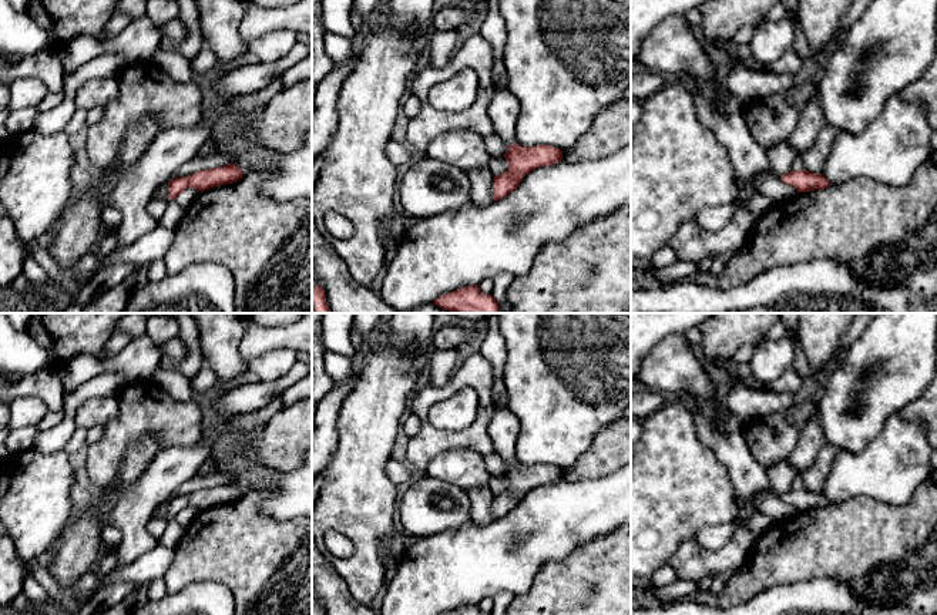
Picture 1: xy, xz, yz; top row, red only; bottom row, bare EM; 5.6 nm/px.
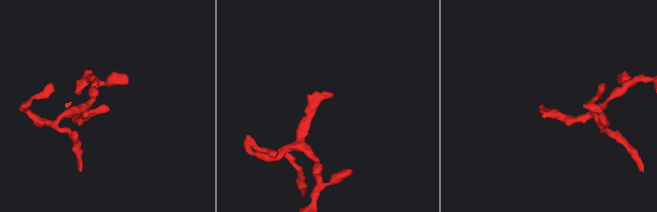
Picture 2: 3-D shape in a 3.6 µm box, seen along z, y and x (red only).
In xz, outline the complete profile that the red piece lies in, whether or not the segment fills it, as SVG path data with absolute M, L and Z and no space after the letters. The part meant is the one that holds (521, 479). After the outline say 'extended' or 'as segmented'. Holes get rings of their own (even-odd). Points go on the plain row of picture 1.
M507 407L497 409L488 424L488 436L498 454L507 464L503 474L508 480L504 493L494 495L494 520L506 517L523 500L523 497L538 485L548 485L562 478L562 470L550 464L524 467L517 463L515 444L521 431L518 417Z; extended

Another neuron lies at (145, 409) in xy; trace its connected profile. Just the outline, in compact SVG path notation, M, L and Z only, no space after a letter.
M152 380L128 382L117 394L120 413L103 427L103 437L87 446L85 468L91 484L108 488L121 473L130 447L152 434L161 450L174 446L197 446L204 437L201 406L194 400L182 401L164 391Z

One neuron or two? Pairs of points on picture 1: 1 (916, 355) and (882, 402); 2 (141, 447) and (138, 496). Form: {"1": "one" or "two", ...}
{"1": "one", "2": "two"}

